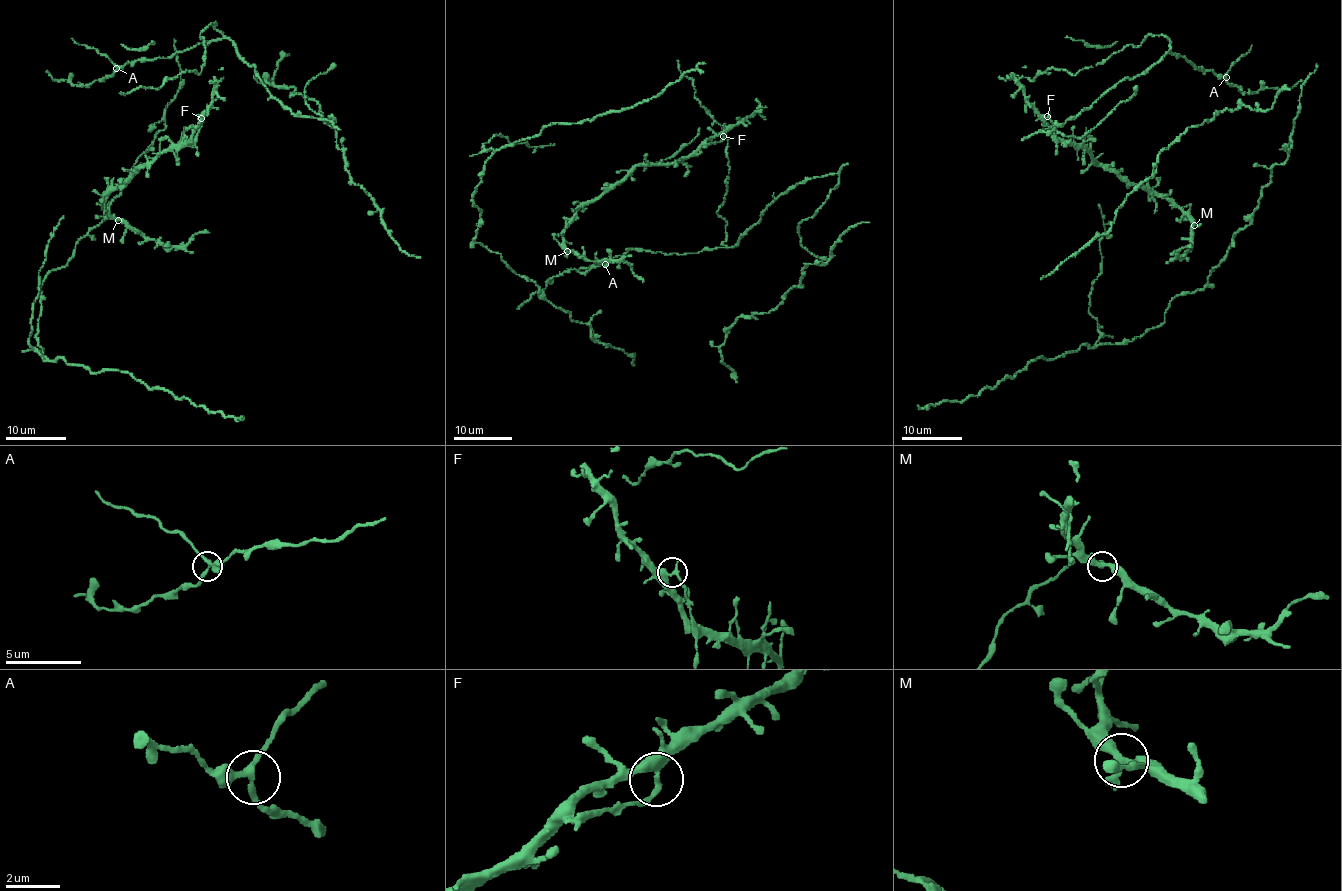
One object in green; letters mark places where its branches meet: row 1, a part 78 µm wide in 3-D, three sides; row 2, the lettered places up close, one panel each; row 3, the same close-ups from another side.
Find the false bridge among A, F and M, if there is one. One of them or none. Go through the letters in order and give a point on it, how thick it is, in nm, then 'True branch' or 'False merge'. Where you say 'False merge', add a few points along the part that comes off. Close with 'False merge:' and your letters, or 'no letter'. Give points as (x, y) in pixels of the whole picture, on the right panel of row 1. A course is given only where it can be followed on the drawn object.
A: Place: (1226, 77). Thickness 200 nm. True branch
F: Place: (1047, 116). Thickness 280 nm. False merge. Course of the part to remove: (1047, 116), (1053, 123), (1055, 155)
M: Place: (1194, 225). Thickness 260 nm. True branch
False merge: F

